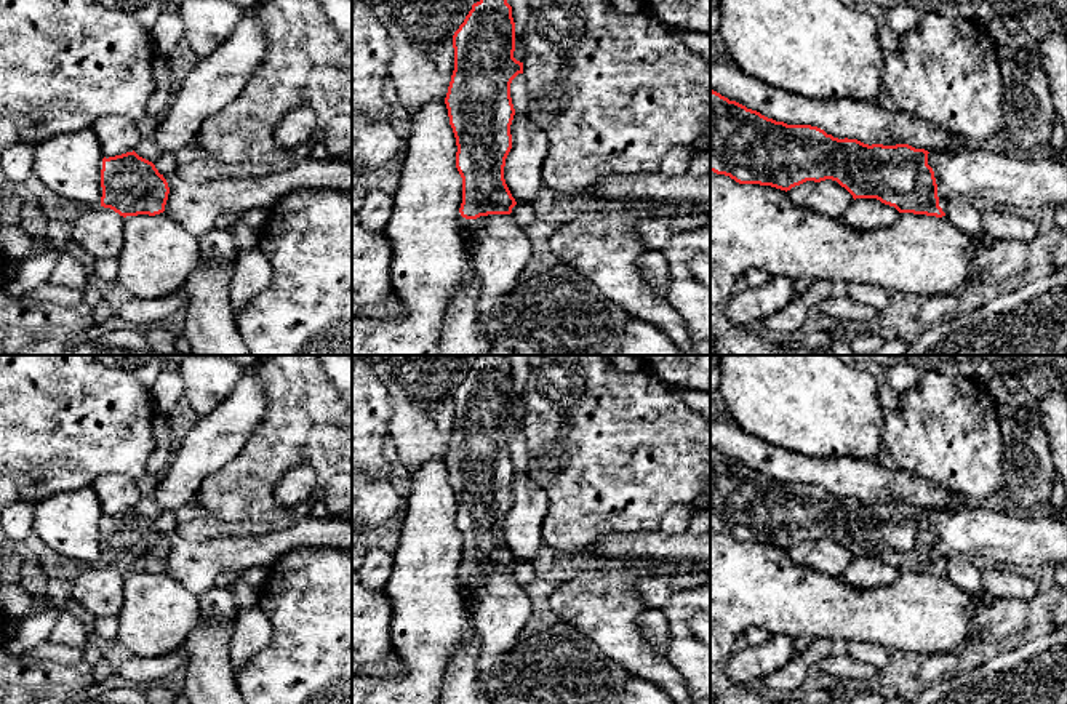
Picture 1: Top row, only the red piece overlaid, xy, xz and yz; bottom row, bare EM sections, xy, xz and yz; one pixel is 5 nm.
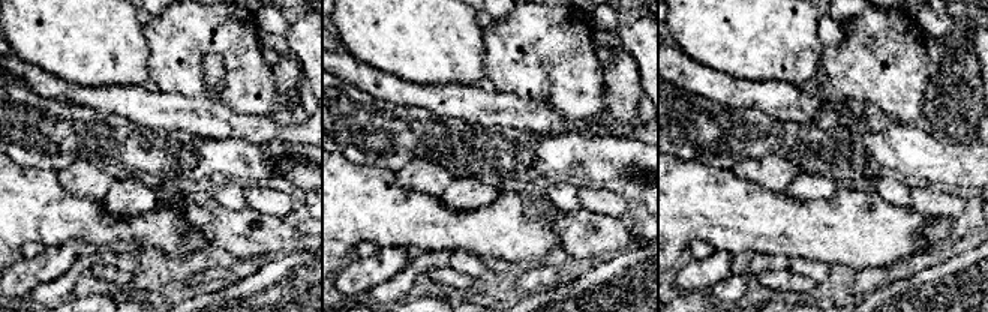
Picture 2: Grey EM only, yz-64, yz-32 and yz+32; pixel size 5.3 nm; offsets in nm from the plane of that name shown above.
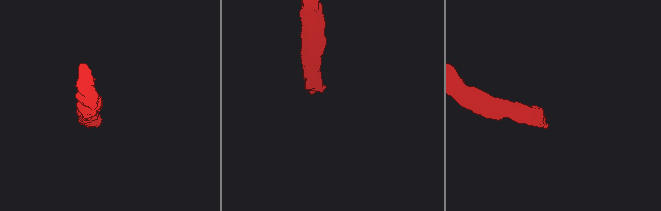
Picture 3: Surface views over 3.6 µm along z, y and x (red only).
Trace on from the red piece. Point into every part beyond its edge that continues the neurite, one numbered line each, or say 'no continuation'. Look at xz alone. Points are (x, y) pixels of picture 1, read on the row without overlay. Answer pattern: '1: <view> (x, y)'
1: xz (498, 605)

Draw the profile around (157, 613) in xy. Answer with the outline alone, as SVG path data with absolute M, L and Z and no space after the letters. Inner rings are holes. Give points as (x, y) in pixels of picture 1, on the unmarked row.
M160 571L123 576L117 638L133 656L155 658L186 643L200 619L198 597Z

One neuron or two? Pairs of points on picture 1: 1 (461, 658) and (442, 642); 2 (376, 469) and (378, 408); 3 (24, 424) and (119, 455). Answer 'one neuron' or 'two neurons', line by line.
1: two neurons
2: one neuron
3: one neuron

